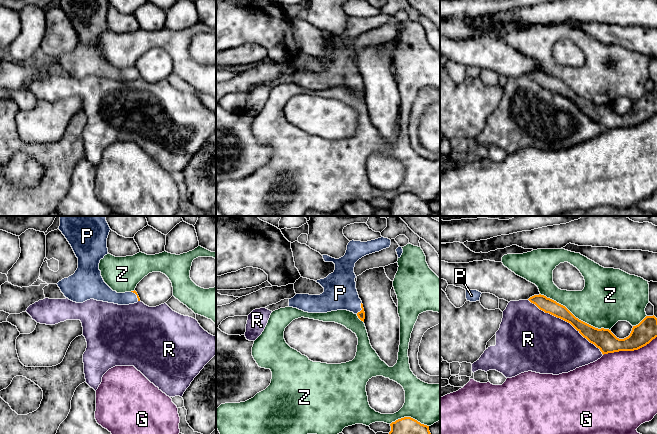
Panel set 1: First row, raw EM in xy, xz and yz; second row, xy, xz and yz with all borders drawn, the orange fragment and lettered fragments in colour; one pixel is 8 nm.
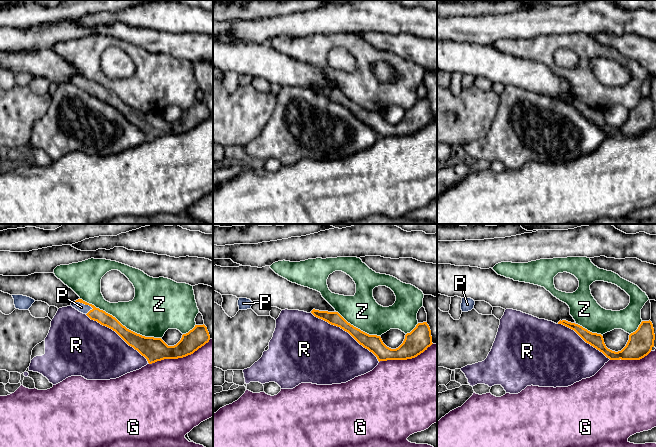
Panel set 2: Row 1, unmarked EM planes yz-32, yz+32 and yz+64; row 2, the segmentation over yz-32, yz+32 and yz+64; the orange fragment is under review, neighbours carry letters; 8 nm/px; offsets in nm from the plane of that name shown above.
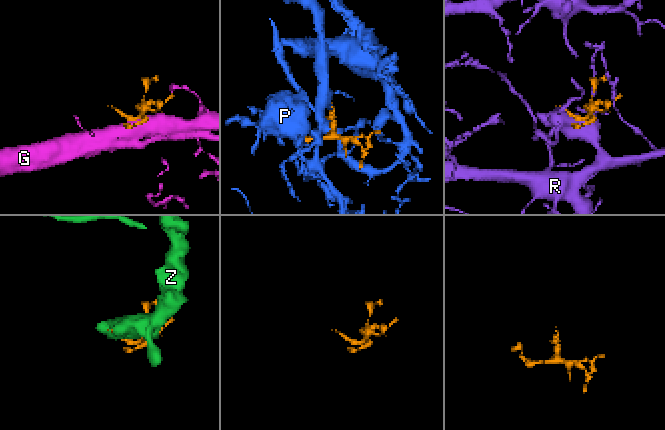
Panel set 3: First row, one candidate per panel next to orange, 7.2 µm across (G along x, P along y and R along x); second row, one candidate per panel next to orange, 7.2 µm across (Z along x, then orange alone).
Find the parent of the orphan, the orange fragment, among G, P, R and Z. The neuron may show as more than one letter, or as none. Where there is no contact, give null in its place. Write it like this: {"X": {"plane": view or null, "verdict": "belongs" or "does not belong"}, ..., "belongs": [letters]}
{"G": {"plane": "yz", "verdict": "does not belong"}, "P": {"plane": "xz", "verdict": "belongs"}, "R": {"plane": "yz", "verdict": "does not belong"}, "Z": {"plane": "yz", "verdict": "does not belong"}, "belongs": ["P"]}

